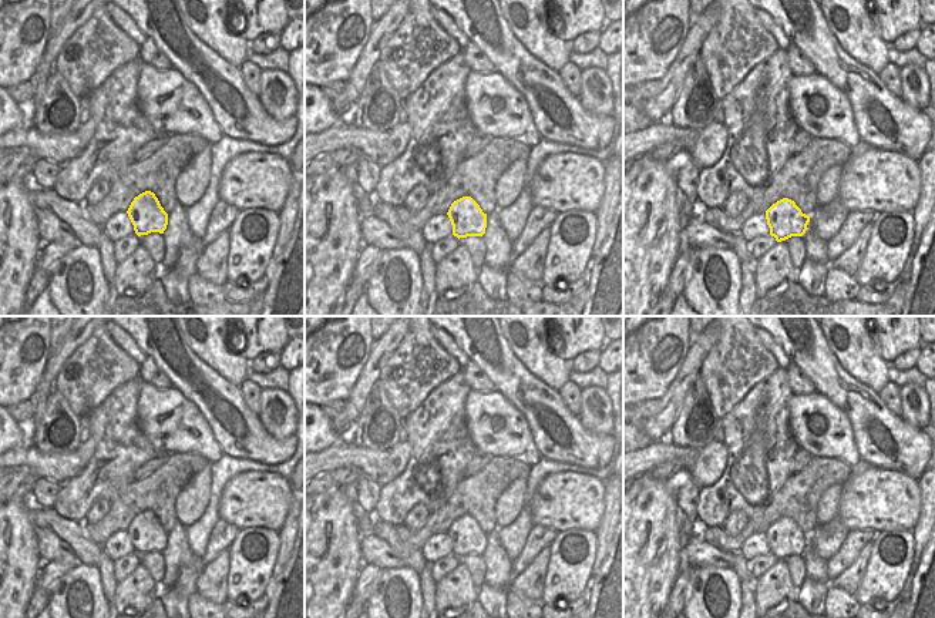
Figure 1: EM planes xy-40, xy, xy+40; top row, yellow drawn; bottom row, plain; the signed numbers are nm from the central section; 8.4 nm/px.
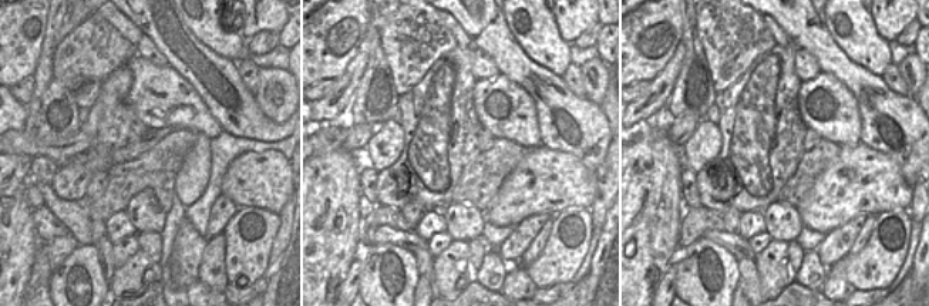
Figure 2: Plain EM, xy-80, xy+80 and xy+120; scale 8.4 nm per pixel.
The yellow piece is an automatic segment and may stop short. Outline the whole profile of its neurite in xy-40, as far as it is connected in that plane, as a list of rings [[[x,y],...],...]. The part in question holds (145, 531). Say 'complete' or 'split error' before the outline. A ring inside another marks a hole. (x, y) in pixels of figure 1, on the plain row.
complete; [[[145,510],[135,515],[127,533],[138,555],[148,554],[151,551],[164,552],[167,548],[168,533],[151,510]]]

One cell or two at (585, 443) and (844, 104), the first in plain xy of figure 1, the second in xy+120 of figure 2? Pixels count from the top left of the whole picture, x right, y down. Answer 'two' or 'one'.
two

